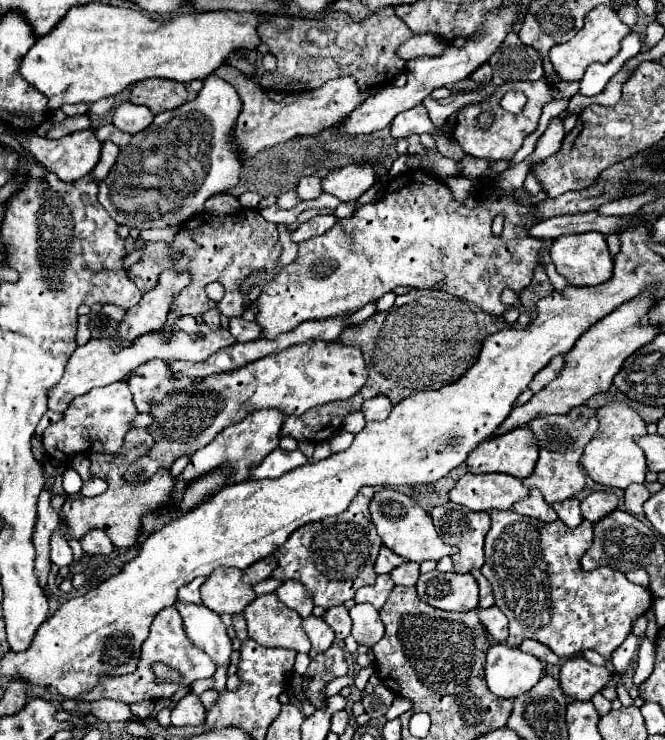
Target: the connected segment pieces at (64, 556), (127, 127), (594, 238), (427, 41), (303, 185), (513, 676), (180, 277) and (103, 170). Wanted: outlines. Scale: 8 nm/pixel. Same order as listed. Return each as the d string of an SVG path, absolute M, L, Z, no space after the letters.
M59 529L53 531L53 535L51 535L51 561L57 563L59 567L65 567L65 565L73 563L71 547L67 545L67 541L65 541L65 537Z
M121 103L113 115L113 125L129 135L143 131L151 123L153 123L153 113L147 107L139 107L133 103Z
M579 233L579 235L561 235L551 245L551 259L557 267L557 273L567 279L569 285L591 287L601 285L613 275L613 259L607 251L605 235L601 233Z
M421 33L417 37L411 37L409 41L405 41L399 49L401 57L405 61L411 61L415 57L423 57L423 55L441 55L445 49L449 47L449 41L443 41L437 35L427 35Z
M315 175L303 177L303 179L299 181L299 185L297 185L297 195L299 195L303 201L307 201L307 199L317 199L321 193L323 193L323 189L321 189L321 179L315 177Z
M493 643L487 651L483 675L491 693L513 699L529 691L543 677L543 665L533 655L519 651L519 647Z
M165 269L159 275L155 289L145 293L141 303L137 303L137 307L127 311L125 319L119 325L117 335L123 337L125 343L131 343L137 335L145 335L149 331L159 331L165 325L165 319L173 305L173 299L189 283L191 283L189 271Z
M105 141L103 143L103 151L101 151L101 159L99 159L97 167L93 169L93 175L95 175L97 181L107 177L107 173L113 167L113 163L117 161L117 157L119 157L119 147L115 143L111 143L111 141Z

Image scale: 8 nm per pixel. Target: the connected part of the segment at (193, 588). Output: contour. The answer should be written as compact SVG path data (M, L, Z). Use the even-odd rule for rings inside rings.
M193 579L191 583L187 583L185 587L179 589L179 601L183 603L195 603L195 605L203 605L201 597L199 597L199 587L205 579Z

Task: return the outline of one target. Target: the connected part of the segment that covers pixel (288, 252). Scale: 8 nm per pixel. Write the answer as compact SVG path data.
M279 224L277 225L277 229L279 232L279 240L282 246L279 264L284 267L296 259L298 253L298 245L291 240L292 233L287 231L286 225Z

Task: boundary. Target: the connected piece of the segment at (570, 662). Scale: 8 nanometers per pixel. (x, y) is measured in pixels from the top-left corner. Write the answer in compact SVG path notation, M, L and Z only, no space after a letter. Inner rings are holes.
M581 655L567 659L561 665L561 689L565 695L579 699L579 701L589 701L593 695L597 695L609 681L611 673L607 667L599 667L583 659Z

